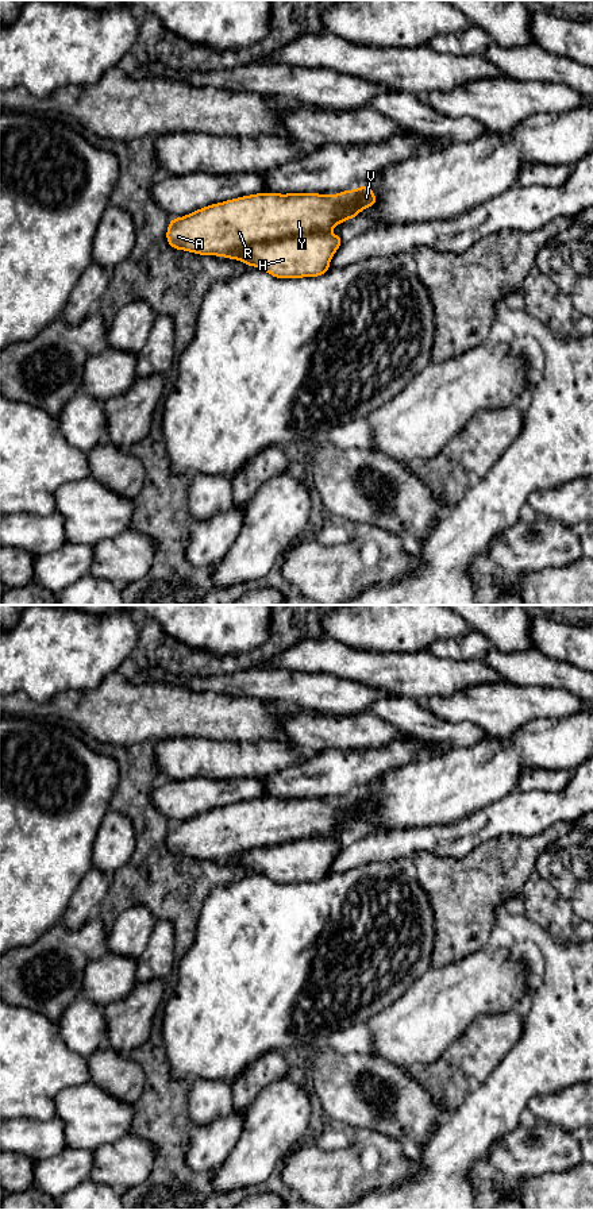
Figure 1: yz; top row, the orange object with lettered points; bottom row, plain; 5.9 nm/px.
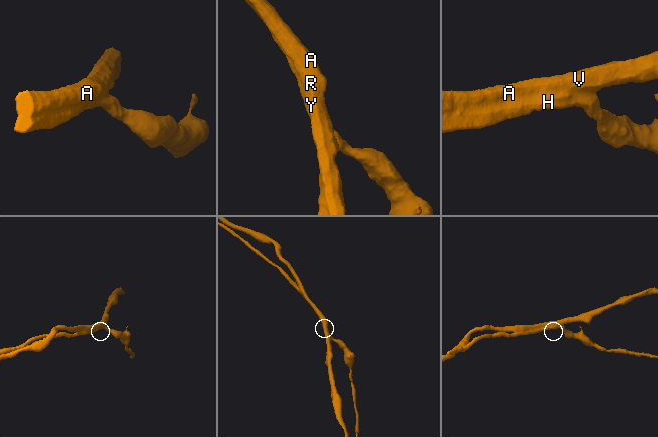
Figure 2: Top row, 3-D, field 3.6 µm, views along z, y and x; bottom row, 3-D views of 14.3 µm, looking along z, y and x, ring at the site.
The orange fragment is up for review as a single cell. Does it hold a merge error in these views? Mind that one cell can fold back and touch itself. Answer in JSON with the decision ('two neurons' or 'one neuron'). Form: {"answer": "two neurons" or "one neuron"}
{"answer": "one neuron"}

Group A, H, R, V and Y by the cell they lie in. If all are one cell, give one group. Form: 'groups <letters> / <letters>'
groups A H R V Y

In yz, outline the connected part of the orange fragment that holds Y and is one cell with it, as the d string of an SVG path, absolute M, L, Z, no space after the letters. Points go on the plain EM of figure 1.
M369 791L344 795L335 801L263 797L208 810L184 822L172 824L167 832L166 845L176 855L240 864L246 871L257 871L276 883L317 882L330 875L328 868L343 847L340 840L331 840L328 836L346 824L357 822L362 814L373 812L376 806L377 802Z

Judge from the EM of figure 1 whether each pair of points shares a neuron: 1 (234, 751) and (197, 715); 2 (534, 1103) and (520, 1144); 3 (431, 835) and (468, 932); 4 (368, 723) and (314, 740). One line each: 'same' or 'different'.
1: different
2: different
3: different
4: same

